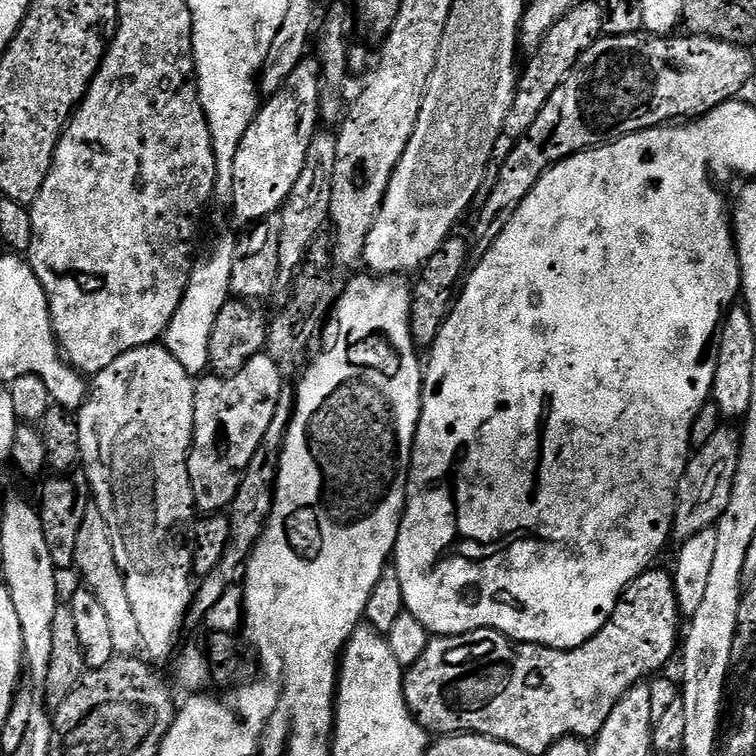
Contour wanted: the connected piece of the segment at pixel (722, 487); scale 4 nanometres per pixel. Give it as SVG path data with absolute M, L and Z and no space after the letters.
M721 426L704 447L691 455L676 494L675 521L672 523L675 541L683 542L702 529L713 527L729 505L730 490L741 457L740 432L732 428L735 427Z

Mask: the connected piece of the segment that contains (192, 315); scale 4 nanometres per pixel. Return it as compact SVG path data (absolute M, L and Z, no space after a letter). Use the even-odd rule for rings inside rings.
M235 235L222 237L217 242L212 257L205 264L197 263L193 267L182 302L162 337L163 347L167 348L170 354L174 354L174 358L178 358L182 366L186 366L193 378L207 373L210 368L210 338L214 334L214 322L218 322L222 306L230 299L230 270L234 262L236 241Z

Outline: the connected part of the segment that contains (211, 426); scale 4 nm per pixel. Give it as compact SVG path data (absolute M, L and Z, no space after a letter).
M261 354L250 358L250 362L242 366L242 370L227 378L219 374L204 374L196 380L194 438L192 450L188 453L188 469L196 508L204 511L204 514L220 514L231 509L244 471L250 466L250 458L254 458L262 438L266 438L266 430L270 430L270 422L274 422L274 414L280 401L285 399L283 375L285 376L285 373L272 356Z

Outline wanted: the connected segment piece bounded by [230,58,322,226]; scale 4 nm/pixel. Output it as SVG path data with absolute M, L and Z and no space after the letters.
M304 59L290 74L290 78L286 78L284 85L281 86L277 92L271 93L271 95L261 103L260 113L254 118L254 122L250 122L246 134L242 134L242 142L238 146L238 154L234 154L234 166L230 173L230 179L232 179L232 212L238 219L245 220L245 225L251 226L264 220L267 216L277 215L280 209L284 207L290 190L294 190L294 182L298 182L298 174L302 174L302 166L306 166L306 150L310 150L310 142L316 137L318 131L318 125L316 125L316 123L321 123L322 120L322 91L320 92L320 84L322 85L322 69L319 59Z

